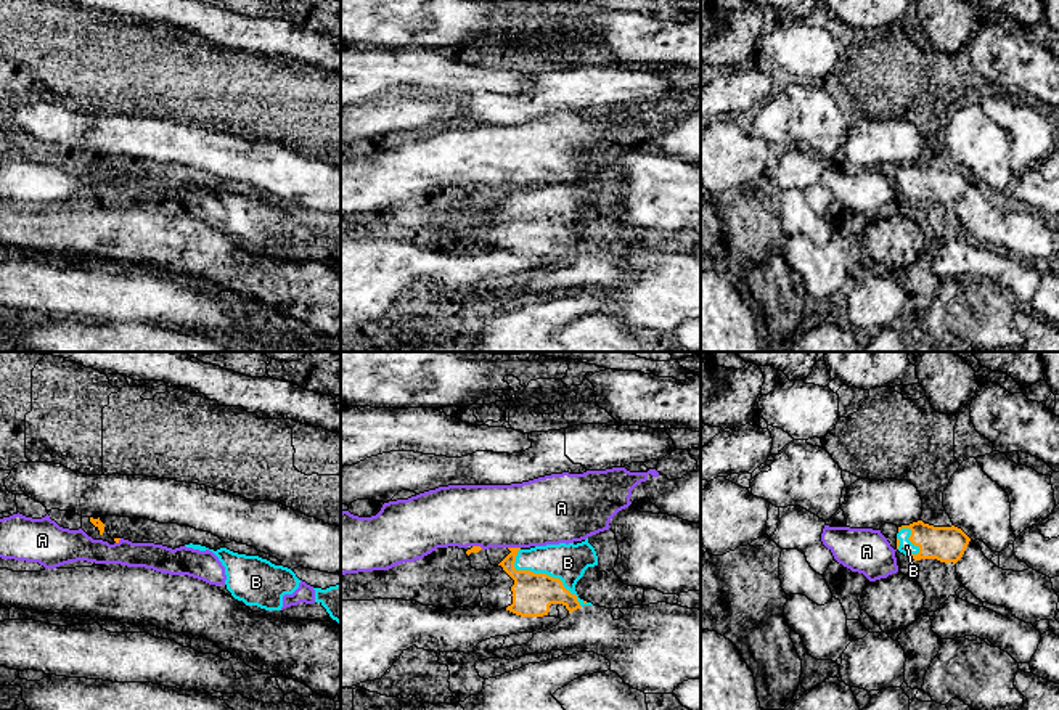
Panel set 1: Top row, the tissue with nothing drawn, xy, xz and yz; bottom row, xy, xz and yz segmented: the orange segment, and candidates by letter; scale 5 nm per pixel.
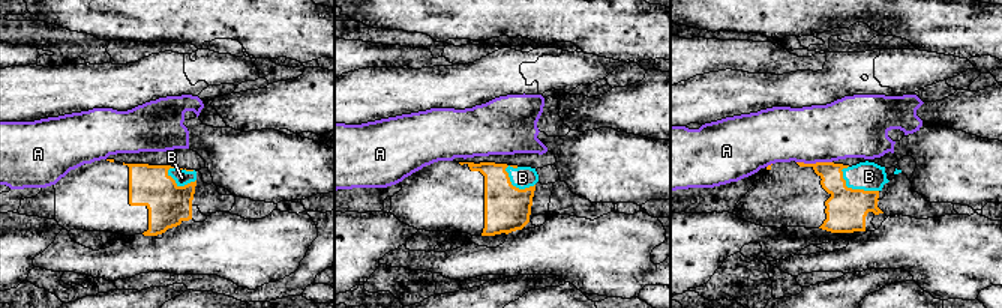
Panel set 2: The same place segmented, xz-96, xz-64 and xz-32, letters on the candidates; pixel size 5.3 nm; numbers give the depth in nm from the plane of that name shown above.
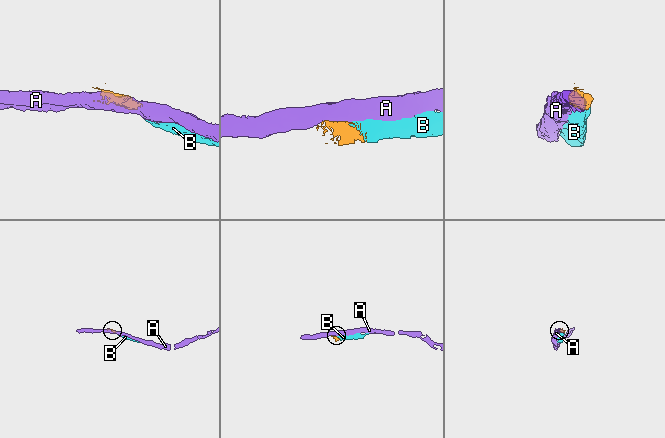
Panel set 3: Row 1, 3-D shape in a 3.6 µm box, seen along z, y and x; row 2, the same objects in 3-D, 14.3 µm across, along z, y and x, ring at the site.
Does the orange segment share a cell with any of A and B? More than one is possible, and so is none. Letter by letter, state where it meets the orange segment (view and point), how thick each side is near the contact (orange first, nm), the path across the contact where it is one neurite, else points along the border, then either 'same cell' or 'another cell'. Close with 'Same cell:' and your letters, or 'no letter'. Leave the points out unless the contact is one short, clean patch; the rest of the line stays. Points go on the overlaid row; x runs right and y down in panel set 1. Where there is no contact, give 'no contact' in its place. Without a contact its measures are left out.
A: meets orange in xz at (515, 548); 200 nm thick on the orange side, 340 nm on the other; border along xz (508, 546), (519, 548); another cell
B: meets orange in xz at (545, 574); 200 nm thick on the orange side, 190 nm on the other; runs through xz (532, 595), (545, 574), (568, 563); same cell
Same cell: B

